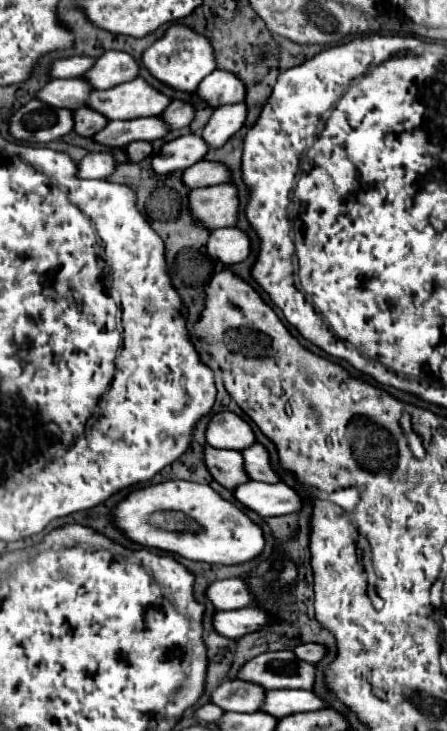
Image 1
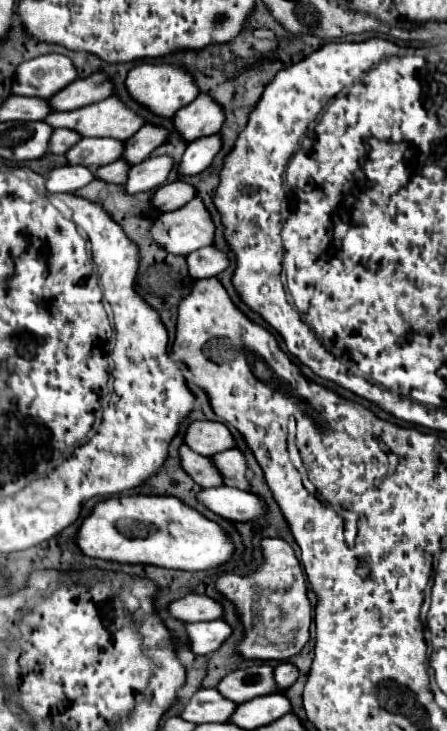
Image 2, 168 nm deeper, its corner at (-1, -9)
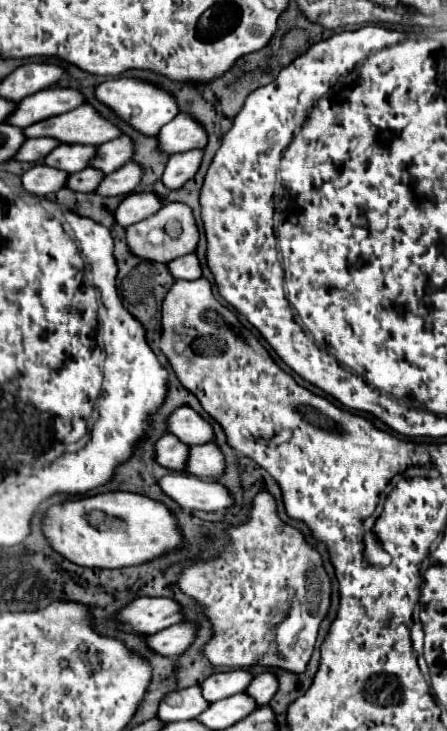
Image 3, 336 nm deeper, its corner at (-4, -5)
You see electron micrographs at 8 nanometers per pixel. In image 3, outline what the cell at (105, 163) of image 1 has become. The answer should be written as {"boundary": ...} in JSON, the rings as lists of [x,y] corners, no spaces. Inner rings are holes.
{"boundary":[[[39,164],[23,174],[23,188],[31,194],[47,196],[65,188],[69,174],[65,170],[55,170],[47,164]]]}

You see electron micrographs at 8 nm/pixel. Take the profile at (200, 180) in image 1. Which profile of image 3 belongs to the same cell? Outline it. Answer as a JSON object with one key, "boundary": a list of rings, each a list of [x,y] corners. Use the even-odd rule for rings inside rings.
{"boundary":[[[137,192],[129,194],[115,212],[115,218],[121,226],[137,224],[139,220],[145,220],[147,216],[153,216],[163,206],[163,200],[153,192]]]}

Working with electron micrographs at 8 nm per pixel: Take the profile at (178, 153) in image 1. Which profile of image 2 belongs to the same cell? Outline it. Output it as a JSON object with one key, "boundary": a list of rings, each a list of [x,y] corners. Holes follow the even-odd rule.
{"boundary":[[[170,156],[146,158],[144,162],[132,166],[132,170],[128,170],[128,178],[124,182],[124,192],[136,194],[136,192],[148,192],[148,190],[154,190],[156,186],[162,186],[170,174],[170,168],[172,168]]]}

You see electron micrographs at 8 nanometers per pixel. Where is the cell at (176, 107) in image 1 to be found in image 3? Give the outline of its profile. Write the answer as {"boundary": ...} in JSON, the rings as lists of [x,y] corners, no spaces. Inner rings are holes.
{"boundary":[[[119,136],[103,146],[99,146],[97,156],[91,160],[93,168],[103,170],[105,174],[111,174],[115,170],[119,170],[123,164],[127,164],[133,158],[135,152],[135,144],[129,136]]]}

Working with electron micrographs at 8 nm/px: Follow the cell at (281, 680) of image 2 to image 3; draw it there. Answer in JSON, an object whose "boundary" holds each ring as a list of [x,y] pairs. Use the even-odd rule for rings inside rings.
{"boundary":[[[265,670],[251,682],[251,686],[247,688],[247,694],[251,694],[263,706],[263,704],[269,704],[269,700],[275,696],[277,688],[279,688],[277,676],[273,672]]]}

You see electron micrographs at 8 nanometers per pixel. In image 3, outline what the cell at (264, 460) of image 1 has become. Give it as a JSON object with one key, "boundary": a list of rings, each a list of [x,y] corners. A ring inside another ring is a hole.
{"boundary":[[[215,442],[203,444],[203,446],[191,446],[191,466],[187,466],[187,472],[199,478],[209,476],[223,476],[227,470],[225,456],[221,448]]]}

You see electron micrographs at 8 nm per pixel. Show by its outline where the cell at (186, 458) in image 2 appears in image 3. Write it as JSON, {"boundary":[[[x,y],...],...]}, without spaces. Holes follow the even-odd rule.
{"boundary":[[[165,434],[157,444],[155,444],[155,460],[171,470],[183,472],[189,460],[189,446],[183,444],[177,436]]]}

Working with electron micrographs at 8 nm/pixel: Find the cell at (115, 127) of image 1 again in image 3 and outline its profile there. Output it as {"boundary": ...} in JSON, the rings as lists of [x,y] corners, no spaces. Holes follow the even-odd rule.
{"boundary":[[[59,144],[51,154],[45,156],[45,164],[55,166],[59,170],[67,170],[69,174],[75,174],[79,170],[85,170],[95,158],[95,154],[97,154],[95,146]]]}

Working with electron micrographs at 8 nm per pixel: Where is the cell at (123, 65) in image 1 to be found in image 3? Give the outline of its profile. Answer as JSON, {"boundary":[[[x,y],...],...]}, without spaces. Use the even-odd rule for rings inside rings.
{"boundary":[[[47,88],[31,94],[31,98],[21,100],[7,122],[13,126],[27,128],[35,122],[41,122],[43,118],[51,118],[75,110],[83,102],[85,96],[75,88]]]}

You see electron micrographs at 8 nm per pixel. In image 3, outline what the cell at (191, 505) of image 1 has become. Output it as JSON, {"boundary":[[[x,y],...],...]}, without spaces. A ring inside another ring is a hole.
{"boundary":[[[103,492],[51,506],[43,532],[53,550],[89,568],[125,568],[155,560],[183,546],[185,536],[177,516],[153,498],[133,492]]]}

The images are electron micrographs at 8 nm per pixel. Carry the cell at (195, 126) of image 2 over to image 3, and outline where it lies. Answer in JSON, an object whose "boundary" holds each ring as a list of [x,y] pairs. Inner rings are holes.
{"boundary":[[[187,112],[177,114],[159,132],[159,148],[161,152],[167,152],[167,154],[205,148],[205,144],[207,144],[207,130],[203,128],[201,122],[197,122]]]}

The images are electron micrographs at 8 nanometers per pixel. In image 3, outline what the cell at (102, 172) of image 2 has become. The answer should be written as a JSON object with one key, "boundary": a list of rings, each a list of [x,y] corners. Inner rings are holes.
{"boundary":[[[85,168],[81,172],[71,174],[71,178],[67,180],[67,188],[79,190],[79,192],[93,192],[93,190],[97,190],[97,186],[101,184],[103,178],[105,178],[105,174],[101,170]]]}

